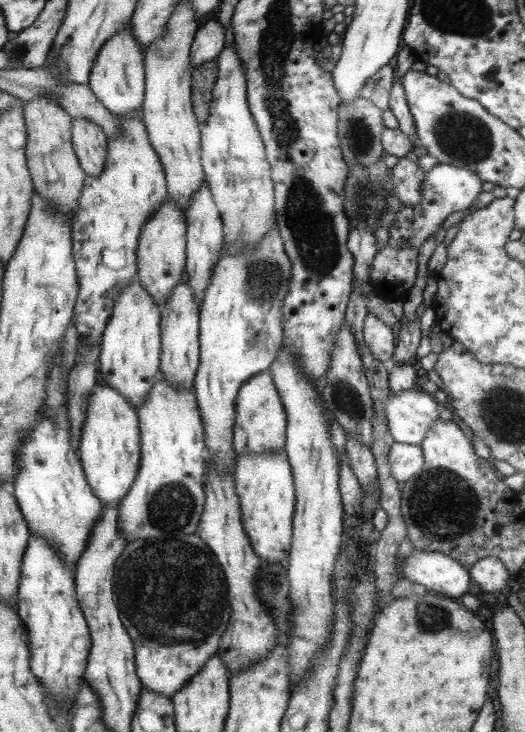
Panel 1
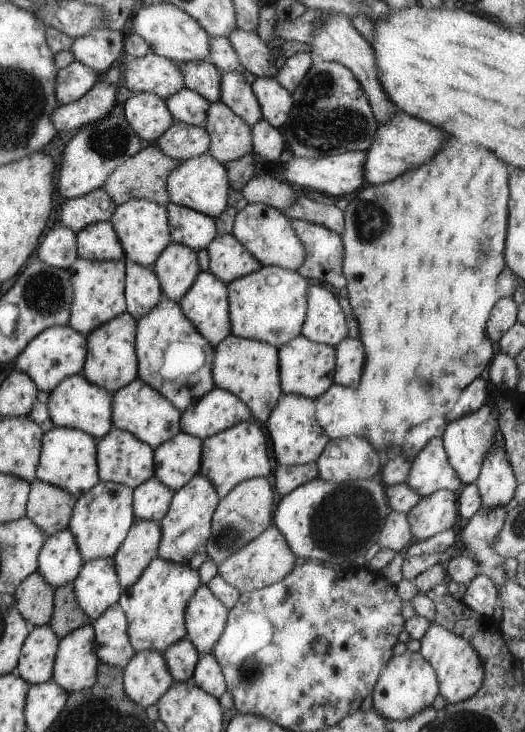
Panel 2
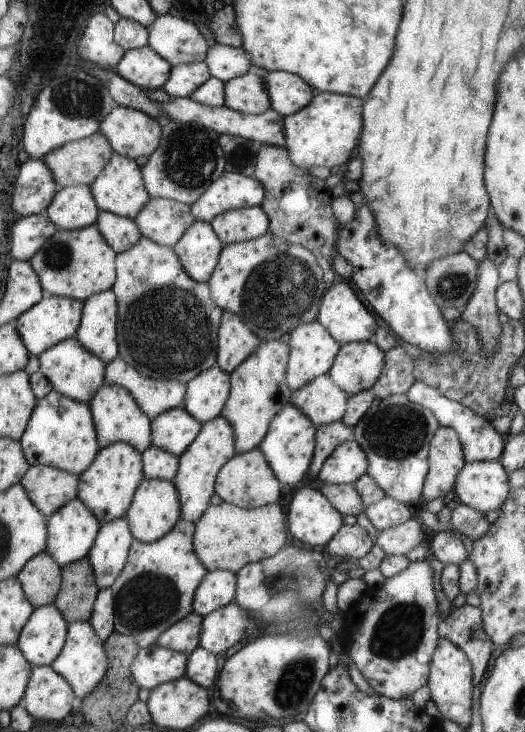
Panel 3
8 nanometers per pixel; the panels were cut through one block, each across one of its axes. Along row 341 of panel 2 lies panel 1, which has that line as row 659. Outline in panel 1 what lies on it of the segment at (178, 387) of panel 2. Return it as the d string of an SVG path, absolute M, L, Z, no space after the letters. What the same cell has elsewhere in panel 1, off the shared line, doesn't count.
M181 534L181 536L155 536L143 539L137 539L126 543L121 551L121 554L115 561L113 571L113 582L111 592L113 593L113 602L119 610L119 620L127 634L131 638L134 646L134 673L139 680L141 687L151 690L153 693L162 694L166 698L170 698L173 693L177 693L193 675L197 675L201 667L205 665L205 661L209 660L211 655L217 653L217 649L221 640L221 635L229 624L230 606L228 602L226 579L222 572L221 565L215 560L214 554L209 550L209 547L197 536L190 534Z

